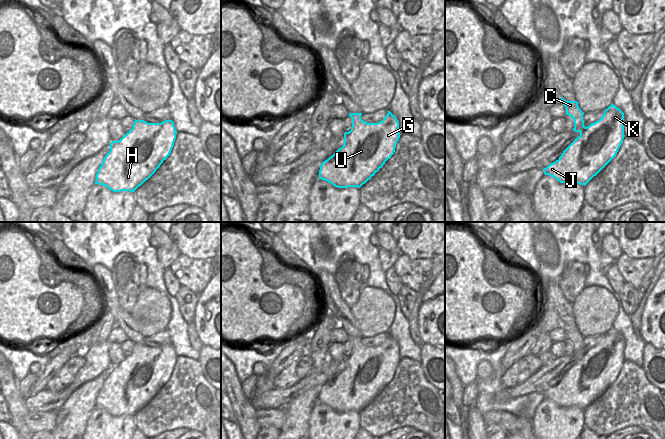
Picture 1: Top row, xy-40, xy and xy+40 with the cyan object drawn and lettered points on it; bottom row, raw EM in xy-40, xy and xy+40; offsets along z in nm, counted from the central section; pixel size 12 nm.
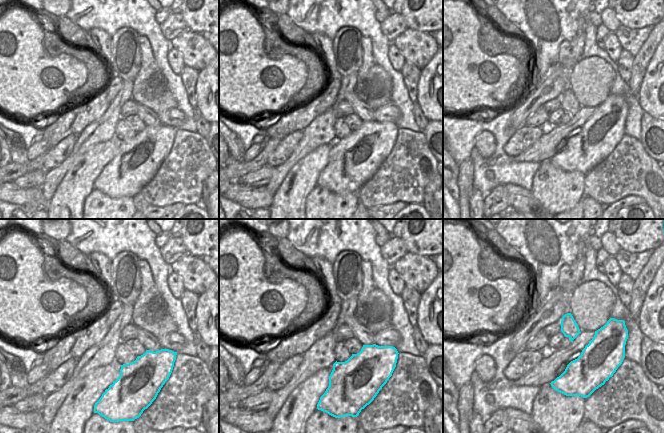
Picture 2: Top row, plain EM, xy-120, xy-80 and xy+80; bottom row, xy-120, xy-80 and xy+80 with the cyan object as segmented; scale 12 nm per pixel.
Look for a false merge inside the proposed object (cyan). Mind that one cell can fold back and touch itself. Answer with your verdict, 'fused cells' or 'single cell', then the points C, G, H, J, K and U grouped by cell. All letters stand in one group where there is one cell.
single cell | C G H J K U

